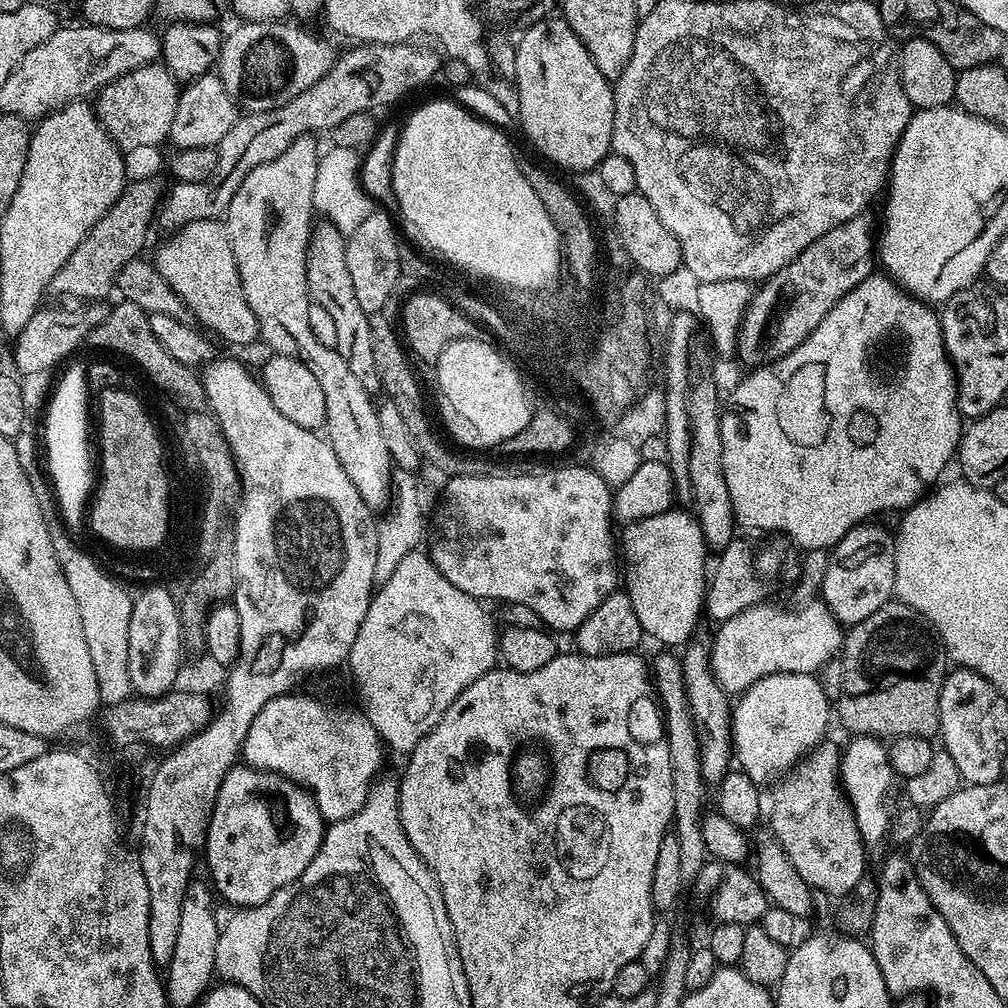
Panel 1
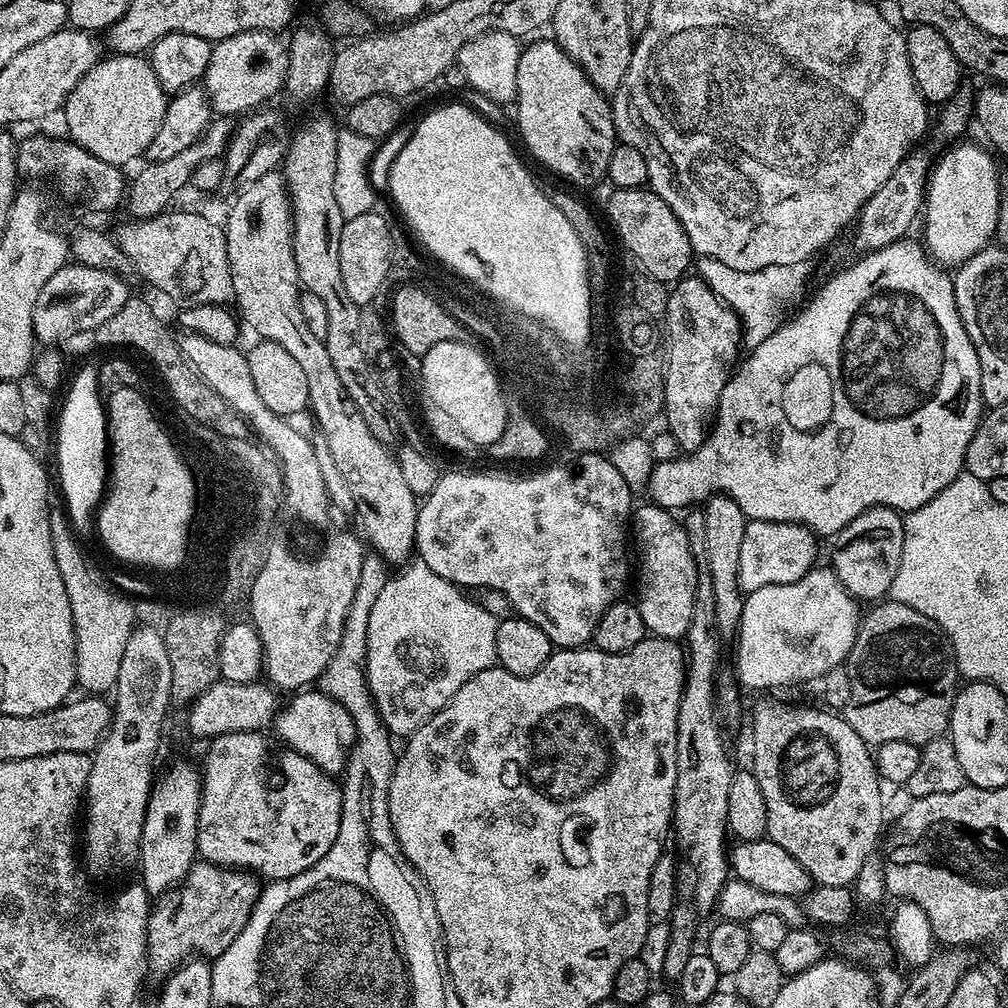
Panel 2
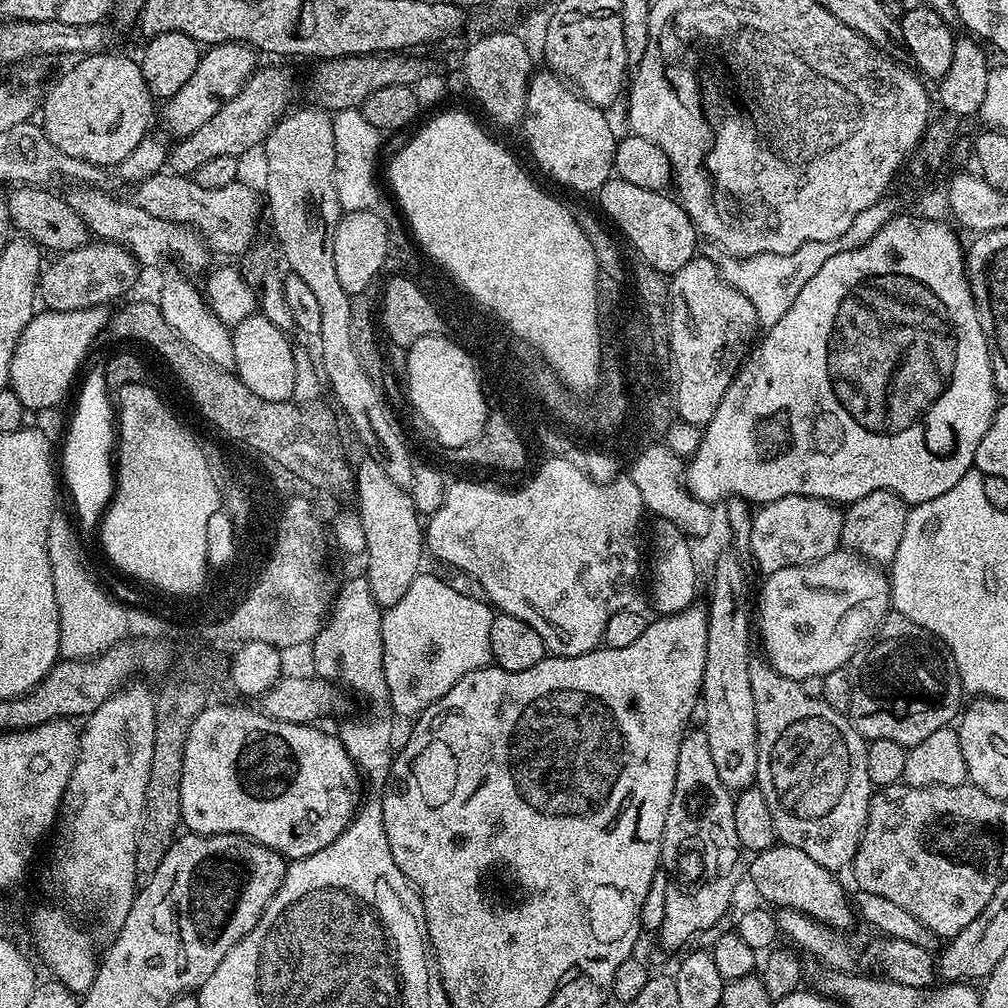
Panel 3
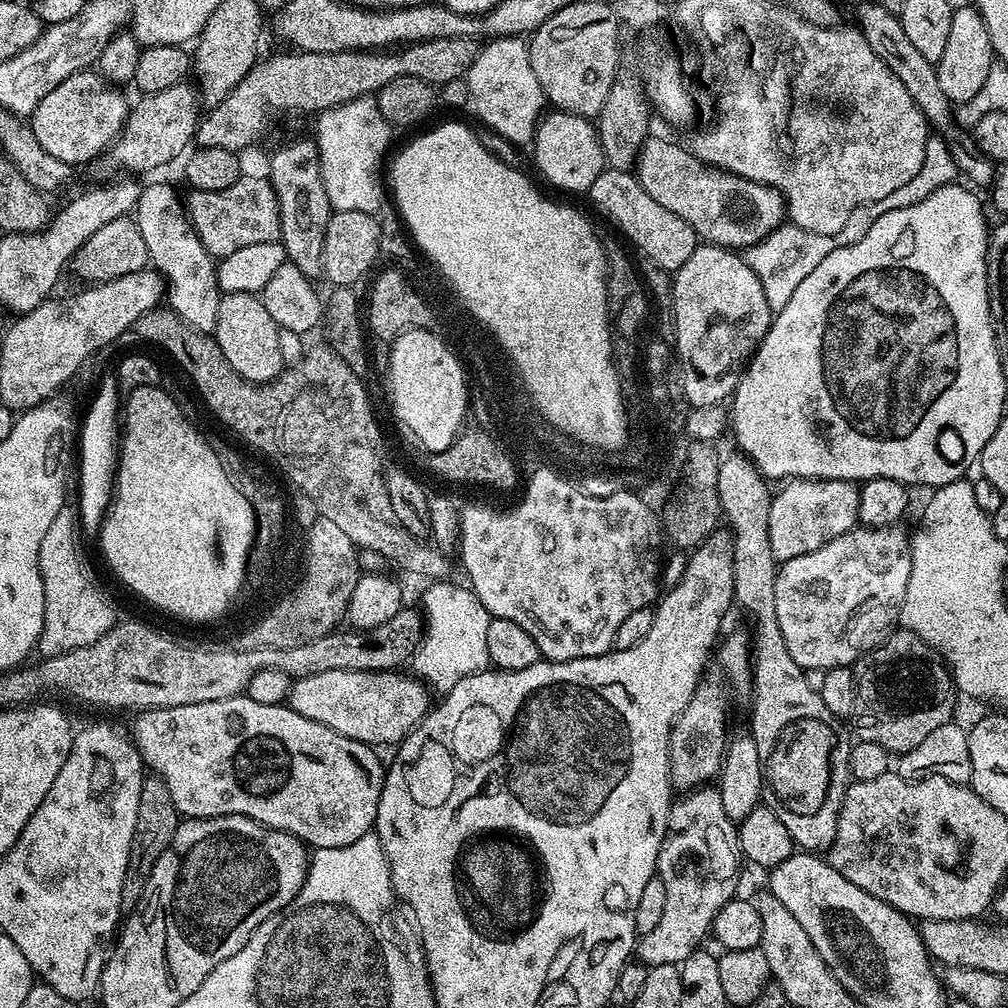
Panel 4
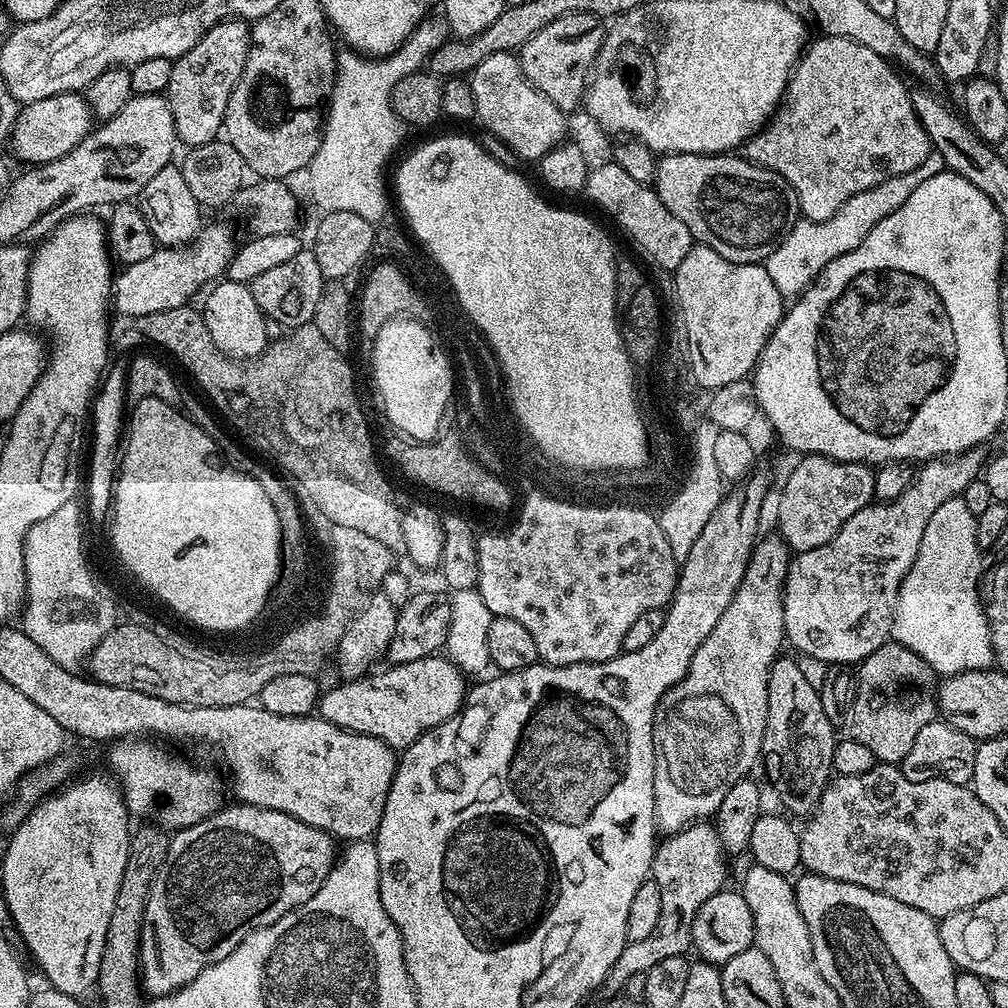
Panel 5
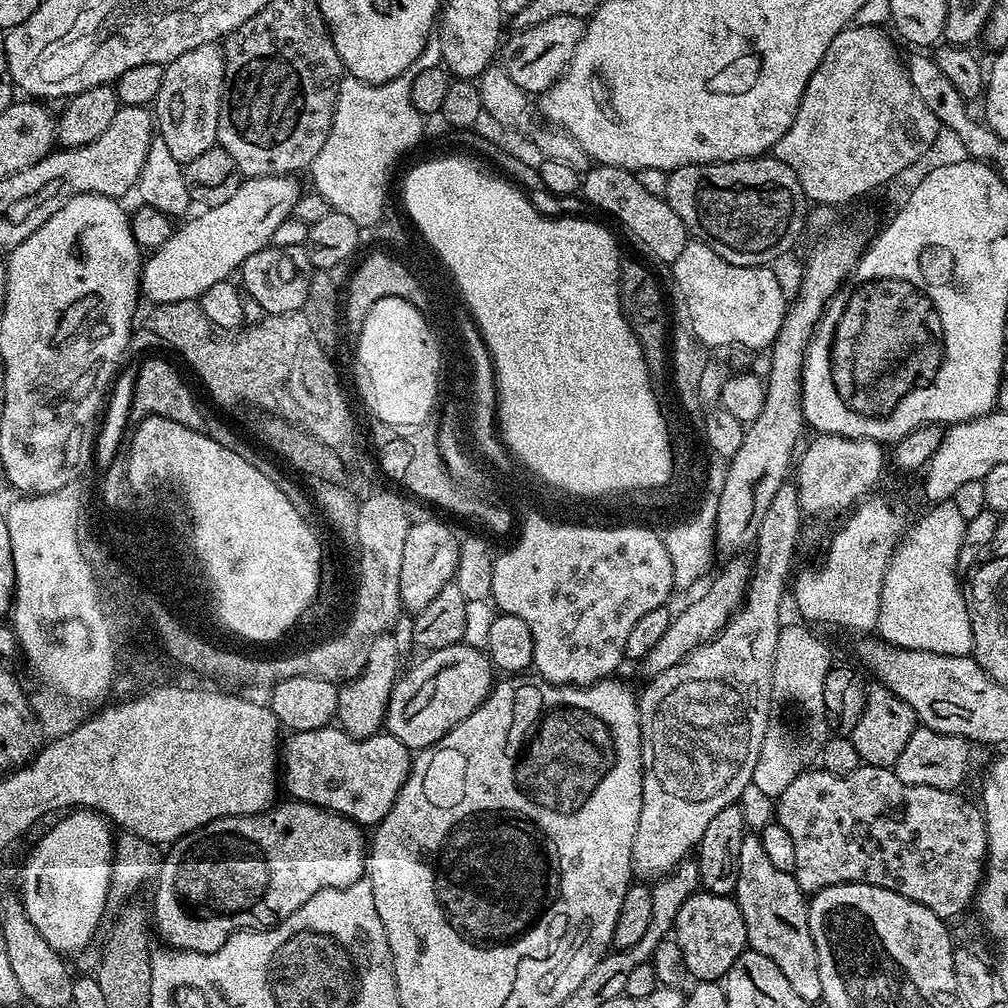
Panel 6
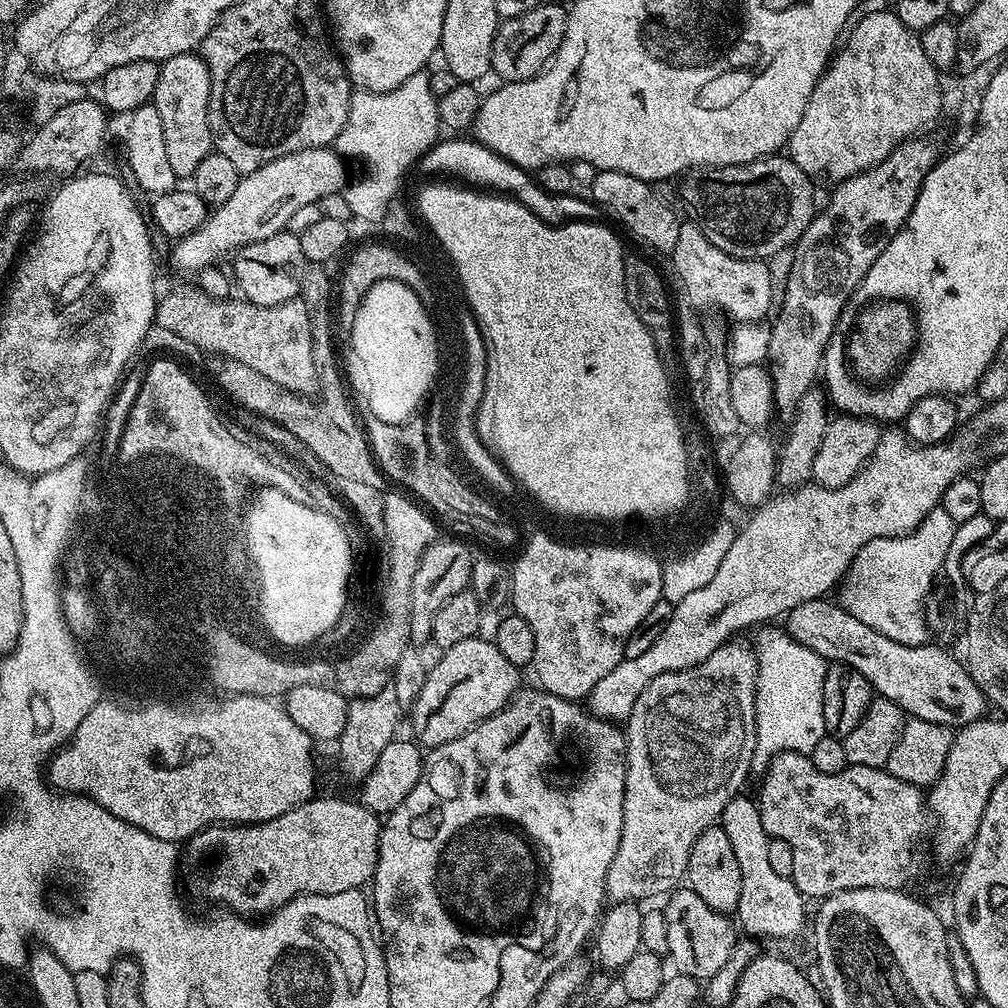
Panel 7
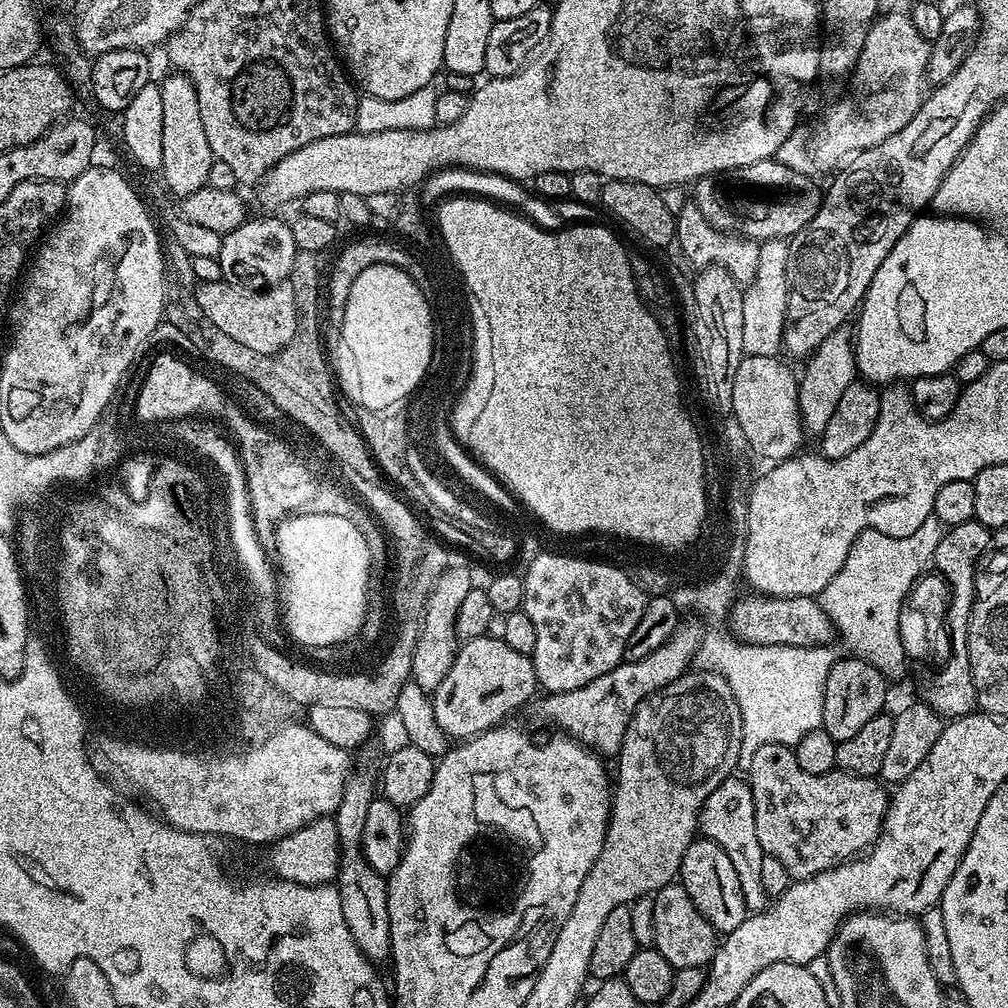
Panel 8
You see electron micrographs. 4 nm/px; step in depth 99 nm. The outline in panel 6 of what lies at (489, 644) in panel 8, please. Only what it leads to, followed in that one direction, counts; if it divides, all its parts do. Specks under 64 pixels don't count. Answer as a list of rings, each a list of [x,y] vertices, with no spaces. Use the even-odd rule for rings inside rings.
[[[461,642],[429,651],[425,656],[428,657],[413,672],[405,671],[397,679],[384,716],[388,735],[398,738],[398,742],[410,750],[436,744],[449,730],[458,726],[458,722],[474,714],[494,687],[494,669],[487,651]]]

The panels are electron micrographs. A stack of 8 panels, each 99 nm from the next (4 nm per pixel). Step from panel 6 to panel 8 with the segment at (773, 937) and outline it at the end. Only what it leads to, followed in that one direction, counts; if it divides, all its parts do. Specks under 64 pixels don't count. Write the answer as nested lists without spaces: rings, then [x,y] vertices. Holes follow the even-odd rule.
[[[729,778],[724,780],[706,798],[700,807],[700,823],[698,832],[705,840],[718,842],[730,862],[734,862],[734,871],[738,874],[738,886],[742,886],[742,898],[746,902],[749,913],[762,912],[768,907],[770,897],[762,882],[762,842],[758,842],[758,829],[754,827],[754,798],[747,779]]]

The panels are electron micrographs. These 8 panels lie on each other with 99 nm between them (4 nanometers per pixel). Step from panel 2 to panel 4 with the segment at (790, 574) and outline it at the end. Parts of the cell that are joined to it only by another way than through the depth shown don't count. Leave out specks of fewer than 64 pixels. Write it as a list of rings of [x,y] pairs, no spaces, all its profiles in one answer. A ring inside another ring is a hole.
[[[789,480],[779,493],[773,495],[769,516],[770,550],[774,550],[777,561],[798,558],[798,554],[810,554],[810,550],[818,550],[826,546],[834,538],[846,534],[857,527],[858,498],[860,489],[851,480]]]

